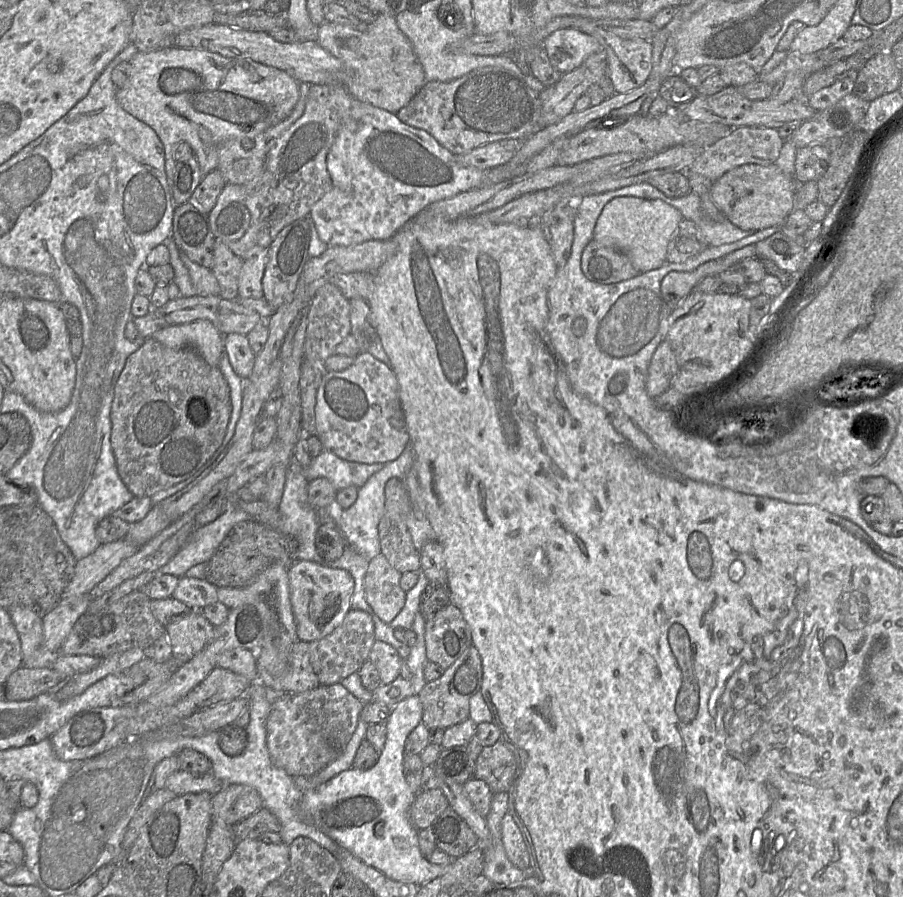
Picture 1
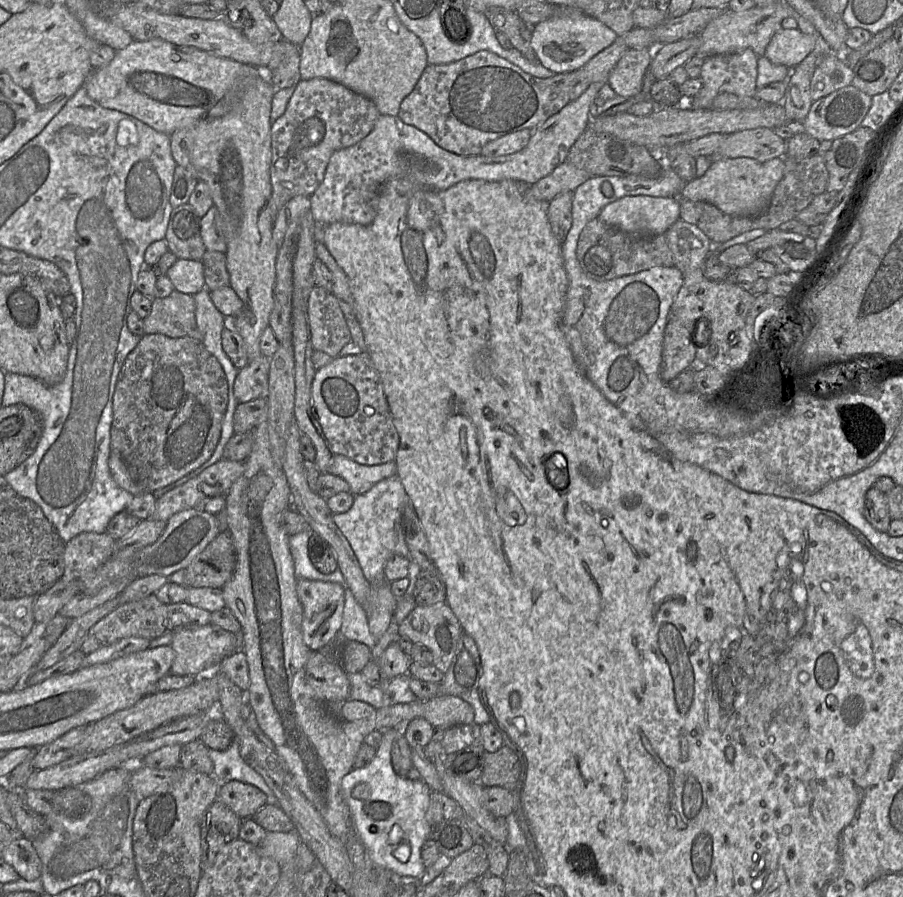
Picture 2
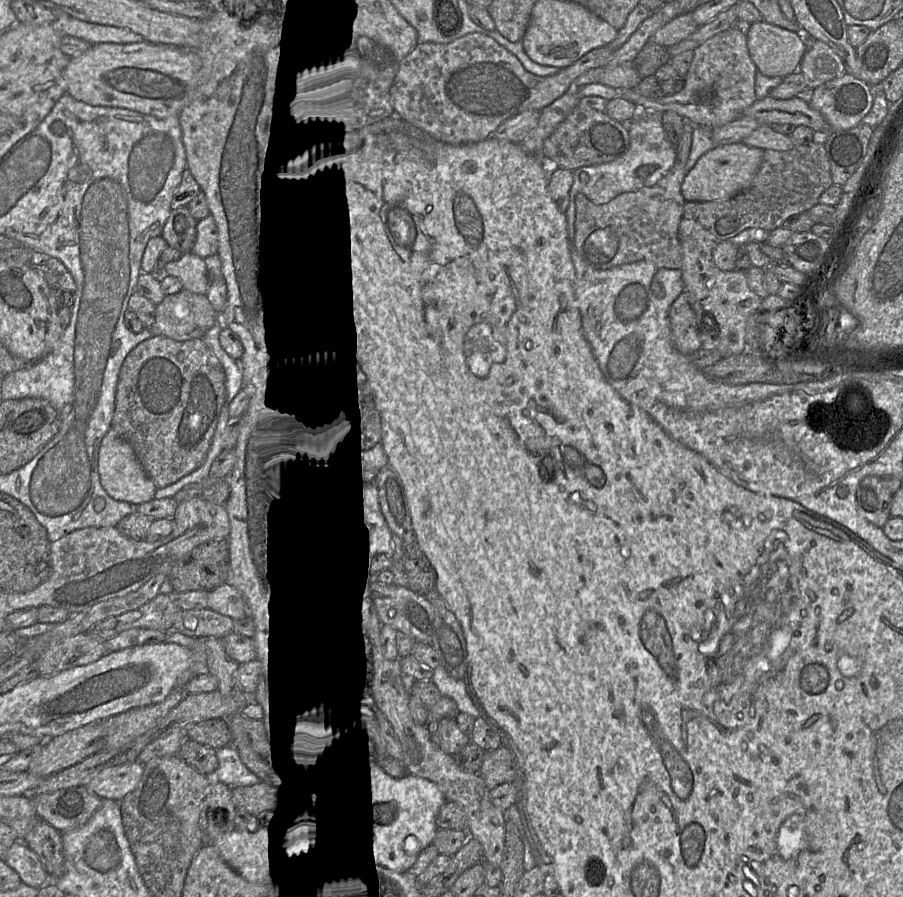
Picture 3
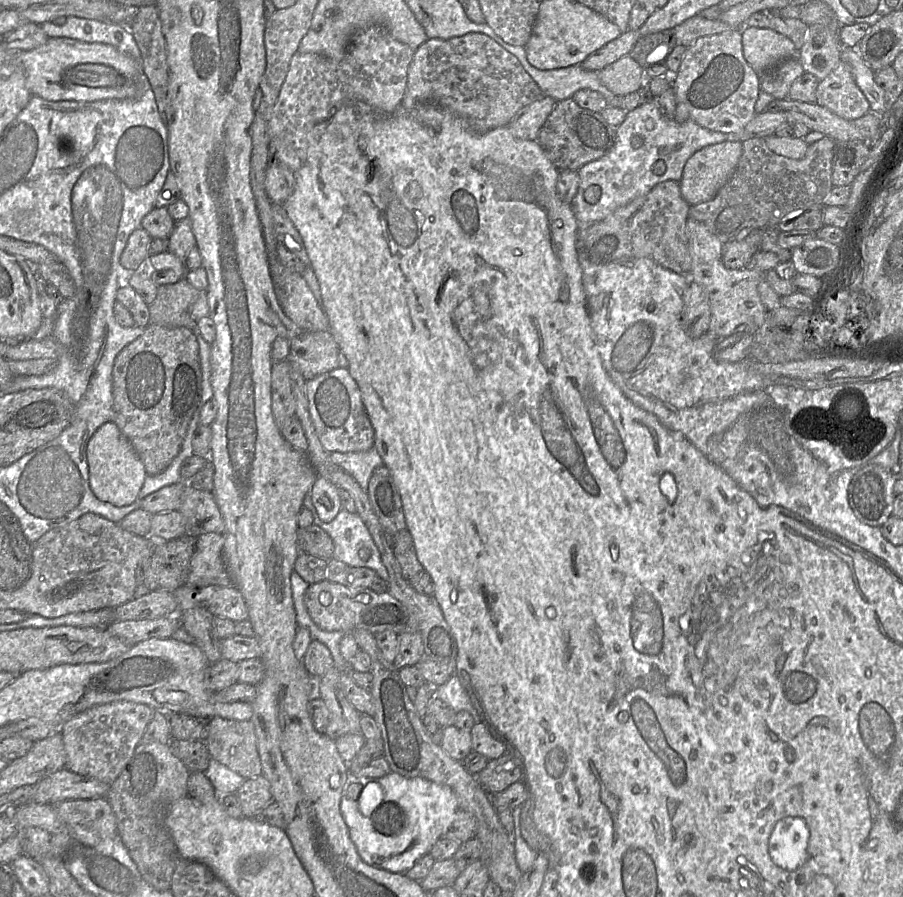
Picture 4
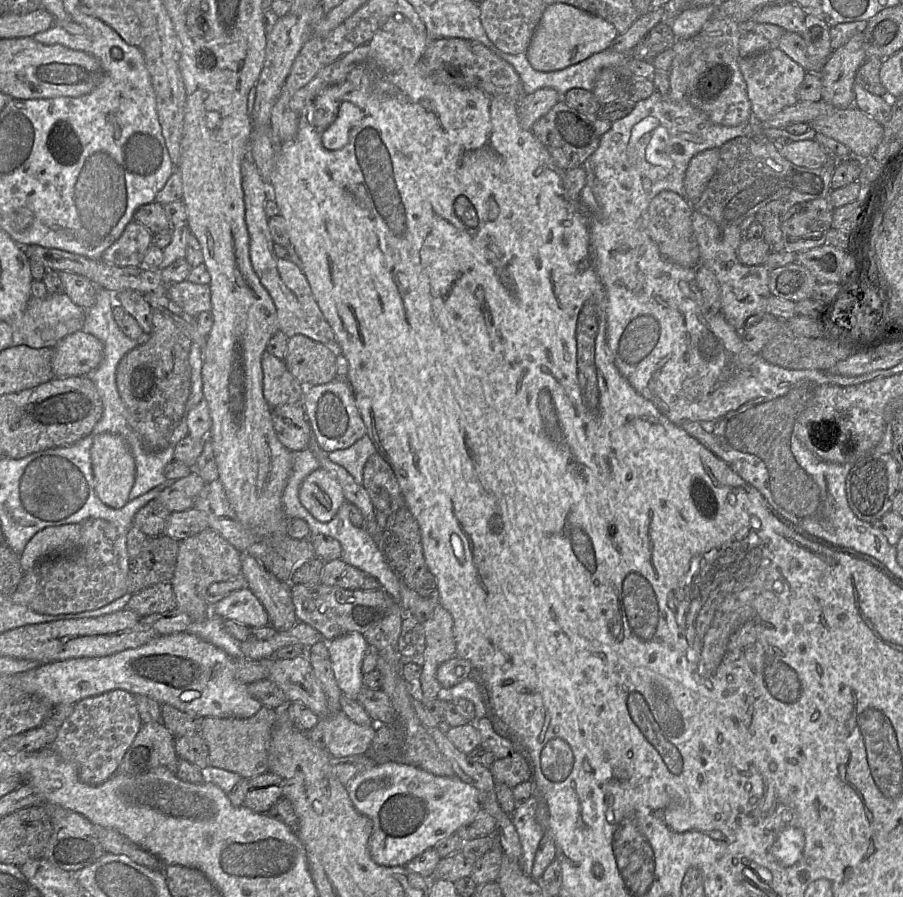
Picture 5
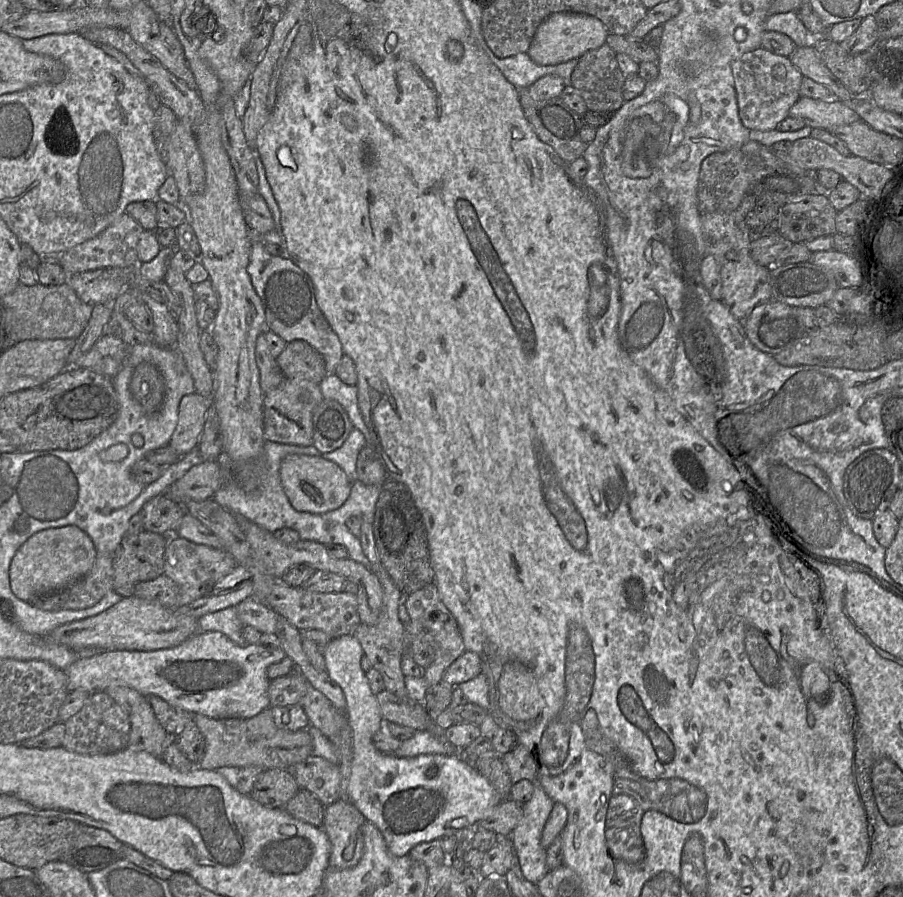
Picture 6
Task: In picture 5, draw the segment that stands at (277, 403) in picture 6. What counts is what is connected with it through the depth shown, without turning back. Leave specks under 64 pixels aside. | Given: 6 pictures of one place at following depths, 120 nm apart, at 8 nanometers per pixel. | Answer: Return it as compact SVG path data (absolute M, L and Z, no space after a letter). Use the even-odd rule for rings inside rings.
M302 402L275 407L271 414L277 438L286 448L292 452L309 448L312 428Z

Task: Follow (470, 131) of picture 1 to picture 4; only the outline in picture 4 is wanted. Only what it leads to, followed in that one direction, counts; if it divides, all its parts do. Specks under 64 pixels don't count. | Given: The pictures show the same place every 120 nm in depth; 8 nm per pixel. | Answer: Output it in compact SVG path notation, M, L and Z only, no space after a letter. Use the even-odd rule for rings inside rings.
M627 30L616 39L592 52L579 65L587 70L599 71L628 55L640 37L638 30ZM482 33L447 40L428 38L417 49L408 67L401 104L432 104L448 109L472 132L483 134L507 126L525 105L545 97L516 56Z

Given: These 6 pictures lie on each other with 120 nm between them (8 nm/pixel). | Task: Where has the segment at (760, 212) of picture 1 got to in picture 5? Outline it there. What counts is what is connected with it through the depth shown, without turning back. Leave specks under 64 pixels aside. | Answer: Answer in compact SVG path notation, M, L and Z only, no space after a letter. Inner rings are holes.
M712 148L694 156L685 172L684 188L687 201L693 205L701 197L716 172L720 148Z

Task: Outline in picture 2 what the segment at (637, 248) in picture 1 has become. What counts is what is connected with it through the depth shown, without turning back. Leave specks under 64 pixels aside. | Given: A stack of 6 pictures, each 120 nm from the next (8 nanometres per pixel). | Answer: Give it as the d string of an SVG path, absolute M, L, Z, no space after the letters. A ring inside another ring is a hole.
M625 196L607 204L598 217L603 223L637 237L665 234L680 219L680 198Z

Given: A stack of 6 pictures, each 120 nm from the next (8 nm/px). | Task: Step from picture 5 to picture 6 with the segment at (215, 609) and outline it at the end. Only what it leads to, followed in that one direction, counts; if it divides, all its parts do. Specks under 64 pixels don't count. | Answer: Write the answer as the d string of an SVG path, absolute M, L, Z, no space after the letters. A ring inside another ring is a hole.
M253 595L235 607L238 618L244 625L249 625L261 633L276 633L280 615Z

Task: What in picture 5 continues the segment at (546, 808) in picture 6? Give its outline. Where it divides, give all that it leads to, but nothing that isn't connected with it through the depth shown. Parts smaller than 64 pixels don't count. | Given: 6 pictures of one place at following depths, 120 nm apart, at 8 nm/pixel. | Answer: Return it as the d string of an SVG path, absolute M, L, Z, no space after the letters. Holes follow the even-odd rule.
M531 795L528 800L516 807L511 815L522 846L520 864L526 875L531 875L535 855L545 830L536 820L536 799Z

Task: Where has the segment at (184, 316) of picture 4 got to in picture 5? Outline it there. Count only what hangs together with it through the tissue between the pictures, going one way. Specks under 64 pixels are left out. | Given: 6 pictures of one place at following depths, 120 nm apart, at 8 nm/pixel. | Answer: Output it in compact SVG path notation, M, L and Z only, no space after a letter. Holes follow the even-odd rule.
M188 280L168 284L166 295L187 314L194 318L203 311L211 310L209 284L196 284Z

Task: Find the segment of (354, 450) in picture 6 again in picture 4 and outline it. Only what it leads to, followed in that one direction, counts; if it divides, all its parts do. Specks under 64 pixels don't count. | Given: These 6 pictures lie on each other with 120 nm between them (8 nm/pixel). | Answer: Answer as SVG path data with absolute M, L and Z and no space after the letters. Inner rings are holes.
M374 446L367 451L331 451L329 455L335 464L353 476L364 491L367 491L369 479L374 469L384 464Z

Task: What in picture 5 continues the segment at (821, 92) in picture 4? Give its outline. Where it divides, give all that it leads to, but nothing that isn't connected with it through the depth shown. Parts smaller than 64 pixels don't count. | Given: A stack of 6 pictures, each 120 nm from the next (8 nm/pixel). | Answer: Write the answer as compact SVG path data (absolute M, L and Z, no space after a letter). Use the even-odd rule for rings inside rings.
M864 32L854 35L845 45L832 51L819 75L822 101L839 109L854 106L855 75L866 60L863 42Z

